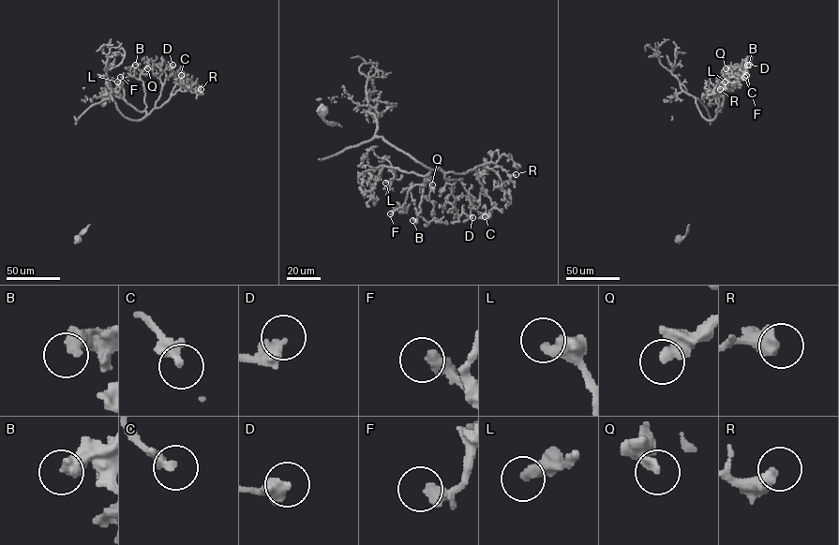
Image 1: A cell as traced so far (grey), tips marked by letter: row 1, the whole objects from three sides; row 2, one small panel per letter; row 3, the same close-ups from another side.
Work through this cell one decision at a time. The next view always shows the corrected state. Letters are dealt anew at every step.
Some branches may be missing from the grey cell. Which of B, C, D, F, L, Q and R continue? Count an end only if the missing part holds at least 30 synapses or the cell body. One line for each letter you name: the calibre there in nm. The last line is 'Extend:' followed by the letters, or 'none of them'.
Extend: none of them

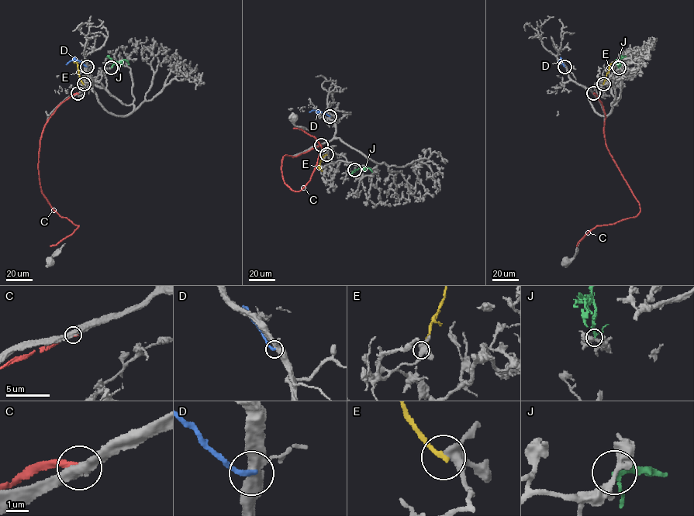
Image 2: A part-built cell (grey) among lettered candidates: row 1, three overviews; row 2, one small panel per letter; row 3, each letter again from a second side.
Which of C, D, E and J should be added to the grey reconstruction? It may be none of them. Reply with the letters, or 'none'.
none

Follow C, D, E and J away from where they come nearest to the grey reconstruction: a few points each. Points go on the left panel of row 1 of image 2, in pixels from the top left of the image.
C: (77, 94), (57, 106), (40, 139), (38, 170), (41, 191), (52, 208), (79, 225), (71, 235), (50, 246)
D: (87, 67), (74, 60), (66, 64)
E: (84, 84), (79, 77), (77, 61), (74, 62)
J: (112, 67), (113, 61), (119, 62), (124, 60), (129, 64)

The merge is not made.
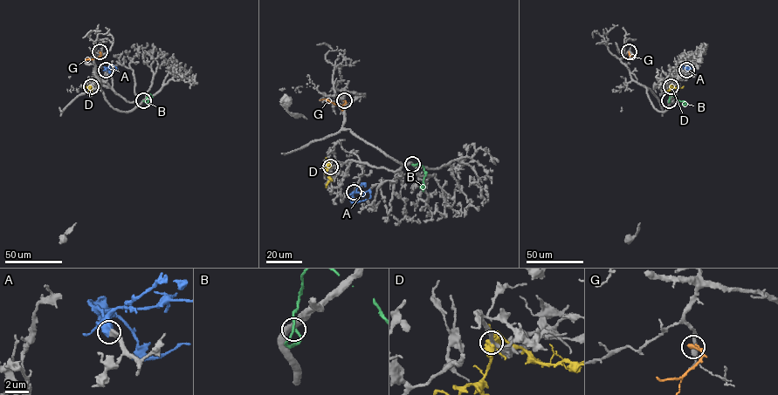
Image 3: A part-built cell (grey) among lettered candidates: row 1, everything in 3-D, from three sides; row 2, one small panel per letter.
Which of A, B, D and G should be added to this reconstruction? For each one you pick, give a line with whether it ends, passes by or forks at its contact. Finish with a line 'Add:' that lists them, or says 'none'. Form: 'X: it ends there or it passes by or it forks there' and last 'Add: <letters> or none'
A: it ends there
Add: A

